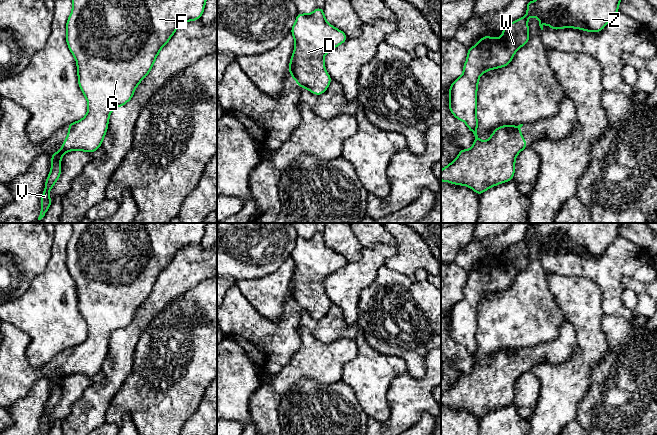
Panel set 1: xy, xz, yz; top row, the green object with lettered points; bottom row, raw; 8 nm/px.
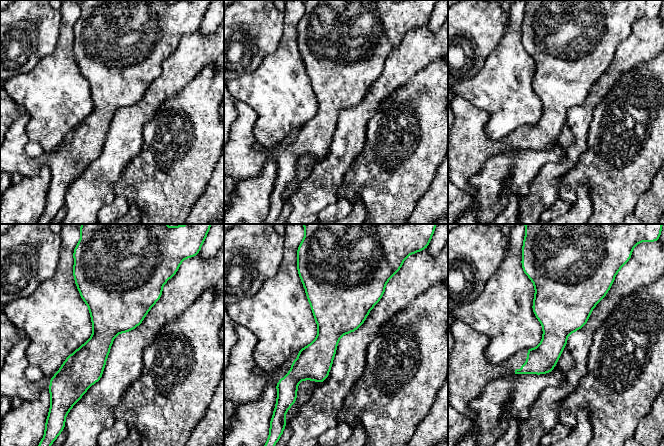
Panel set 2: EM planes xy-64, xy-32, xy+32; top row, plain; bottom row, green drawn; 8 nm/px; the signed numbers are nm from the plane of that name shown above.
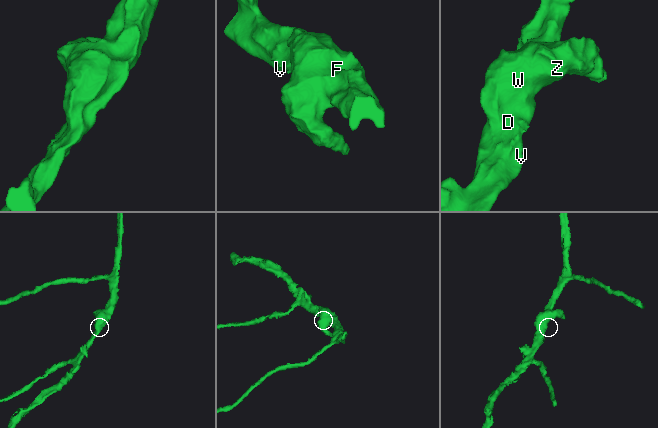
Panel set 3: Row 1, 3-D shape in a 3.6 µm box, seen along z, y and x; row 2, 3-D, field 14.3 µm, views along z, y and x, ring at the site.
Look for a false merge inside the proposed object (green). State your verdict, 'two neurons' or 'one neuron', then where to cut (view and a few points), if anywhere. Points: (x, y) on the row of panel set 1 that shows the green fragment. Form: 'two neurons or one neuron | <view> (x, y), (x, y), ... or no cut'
one neuron | no cut

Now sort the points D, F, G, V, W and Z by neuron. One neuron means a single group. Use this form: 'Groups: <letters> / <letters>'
Groups: D F G V W Z

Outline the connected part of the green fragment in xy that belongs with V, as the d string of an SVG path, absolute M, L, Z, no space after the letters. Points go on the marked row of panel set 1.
M72 0L73 8L66 22L66 42L77 63L78 84L88 102L84 118L67 125L70 131L57 153L51 154L51 170L41 195L41 210L38 220L48 211L52 200L49 192L61 175L61 157L68 151L95 152L101 147L108 129L109 116L114 108L131 100L138 84L151 71L163 46L176 29L187 21L199 20L207 0Z

